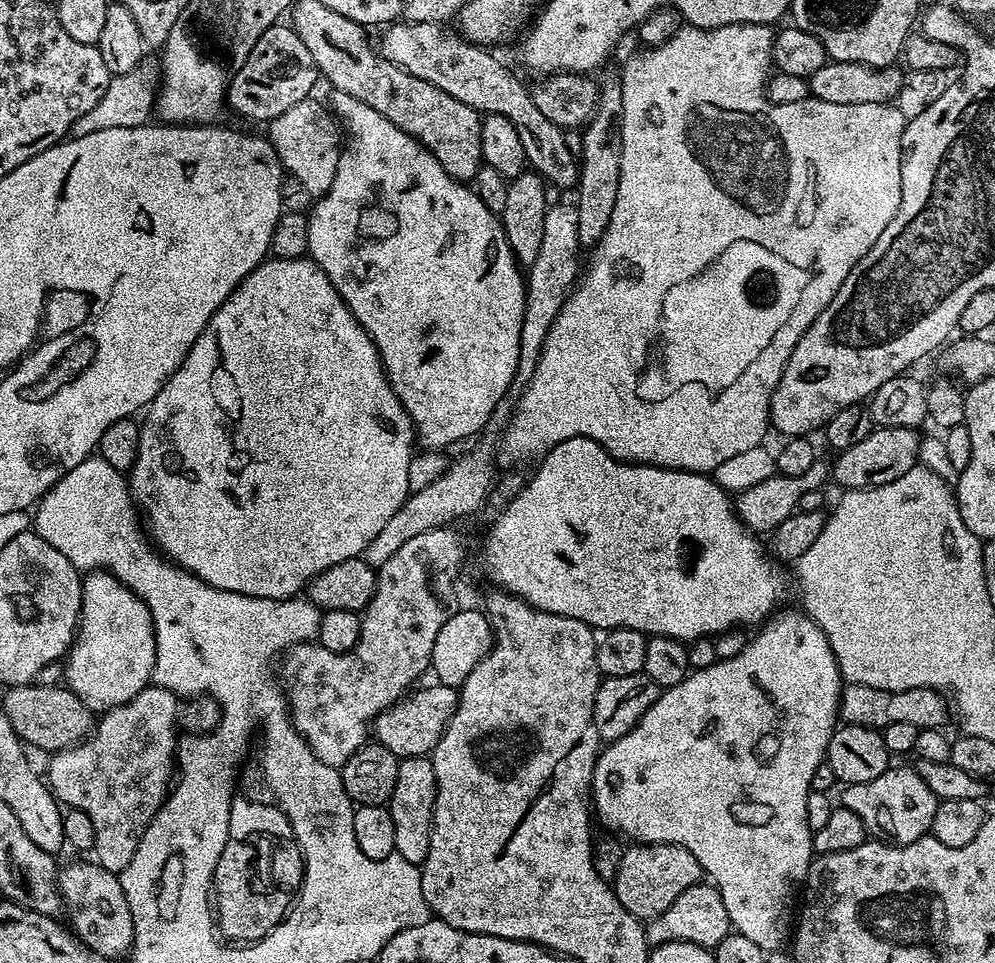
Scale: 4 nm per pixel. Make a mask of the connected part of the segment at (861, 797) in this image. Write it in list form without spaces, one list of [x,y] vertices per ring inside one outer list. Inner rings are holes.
[[[890,766],[878,778],[870,782],[858,782],[843,789],[839,803],[854,810],[866,826],[869,834],[875,834],[893,844],[909,844],[932,831],[937,799],[935,794],[922,782],[915,767],[896,768]]]

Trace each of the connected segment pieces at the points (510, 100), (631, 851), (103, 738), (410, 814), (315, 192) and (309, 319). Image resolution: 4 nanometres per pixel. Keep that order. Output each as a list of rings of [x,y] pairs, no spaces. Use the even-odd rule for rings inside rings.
[[[393,22],[383,29],[378,40],[378,51],[394,66],[406,70],[406,74],[414,74],[414,78],[422,78],[422,82],[430,82],[430,86],[438,86],[438,90],[446,90],[458,102],[466,102],[474,111],[487,114],[504,115],[518,130],[519,141],[525,150],[525,158],[531,171],[543,176],[551,187],[561,190],[575,189],[578,179],[578,157],[565,145],[563,134],[565,129],[559,128],[538,106],[534,106],[534,98],[529,85],[524,85],[498,57],[495,51],[487,47],[471,44],[461,38],[457,31],[448,29],[443,23],[430,22]]]
[[[633,843],[632,848],[628,848],[618,856],[620,865],[618,866],[617,876],[614,881],[616,897],[634,918],[641,922],[647,922],[658,918],[662,910],[667,910],[682,894],[682,890],[690,890],[690,886],[701,883],[702,873],[698,858],[690,854],[677,844],[642,844]]]
[[[146,687],[130,698],[130,702],[103,713],[95,721],[90,735],[73,748],[51,753],[46,783],[61,805],[81,811],[90,818],[96,839],[94,860],[106,870],[119,874],[130,866],[130,858],[134,858],[134,850],[138,850],[138,842],[142,834],[146,834],[146,826],[150,826],[154,814],[158,814],[164,799],[168,797],[174,780],[178,747],[176,723],[180,720],[180,704],[181,697],[170,690]]]
[[[428,756],[403,757],[398,766],[398,782],[394,794],[387,802],[390,818],[394,818],[395,855],[406,858],[406,862],[423,865],[426,854],[430,854],[430,834],[436,801],[436,779],[434,766]]]
[[[309,98],[290,106],[290,110],[282,110],[278,118],[266,124],[266,139],[274,146],[285,173],[291,179],[293,176],[312,198],[322,197],[326,190],[330,190],[330,182],[334,182],[334,174],[338,174],[338,158],[342,147],[338,121],[325,105],[324,108],[316,98]]]
[[[268,258],[259,264],[232,291],[230,299],[218,306],[202,334],[198,334],[198,342],[194,342],[182,366],[178,366],[162,390],[158,390],[143,416],[138,458],[130,473],[130,487],[136,507],[146,521],[147,535],[176,567],[185,568],[218,590],[275,600],[299,597],[313,578],[330,566],[355,556],[363,557],[370,542],[381,533],[382,526],[386,526],[386,521],[410,495],[410,462],[418,451],[416,427],[390,386],[384,364],[380,361],[380,351],[370,334],[356,321],[338,290],[334,290],[330,278],[326,278],[324,271],[310,258]]]

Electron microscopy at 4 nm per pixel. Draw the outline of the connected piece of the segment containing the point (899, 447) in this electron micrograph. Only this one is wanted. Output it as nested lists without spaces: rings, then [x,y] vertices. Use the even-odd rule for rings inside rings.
[[[873,427],[872,432],[866,434],[866,438],[862,438],[862,442],[839,449],[837,456],[840,457],[830,464],[831,479],[837,480],[844,490],[886,486],[917,467],[921,439],[921,433],[914,428]]]

